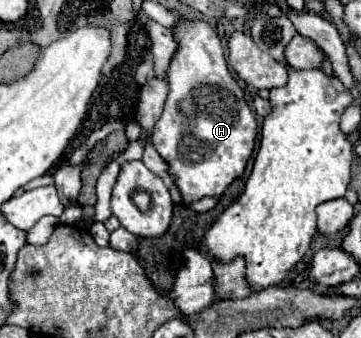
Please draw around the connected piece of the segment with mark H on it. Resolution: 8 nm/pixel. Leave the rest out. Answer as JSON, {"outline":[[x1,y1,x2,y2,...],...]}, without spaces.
{"outline":[[178,17,172,27,172,35,174,35,174,41,178,43,178,49,168,67,170,93,164,103,162,117,154,127,152,145,162,155,162,159,166,159,166,163,176,165,174,171,178,175,178,187,182,191,184,203,194,203,202,197,220,197,234,179,242,177,246,163,254,151,258,125,252,109,244,101,242,89,238,87,238,83,228,71,224,49,216,31,204,21]]}

